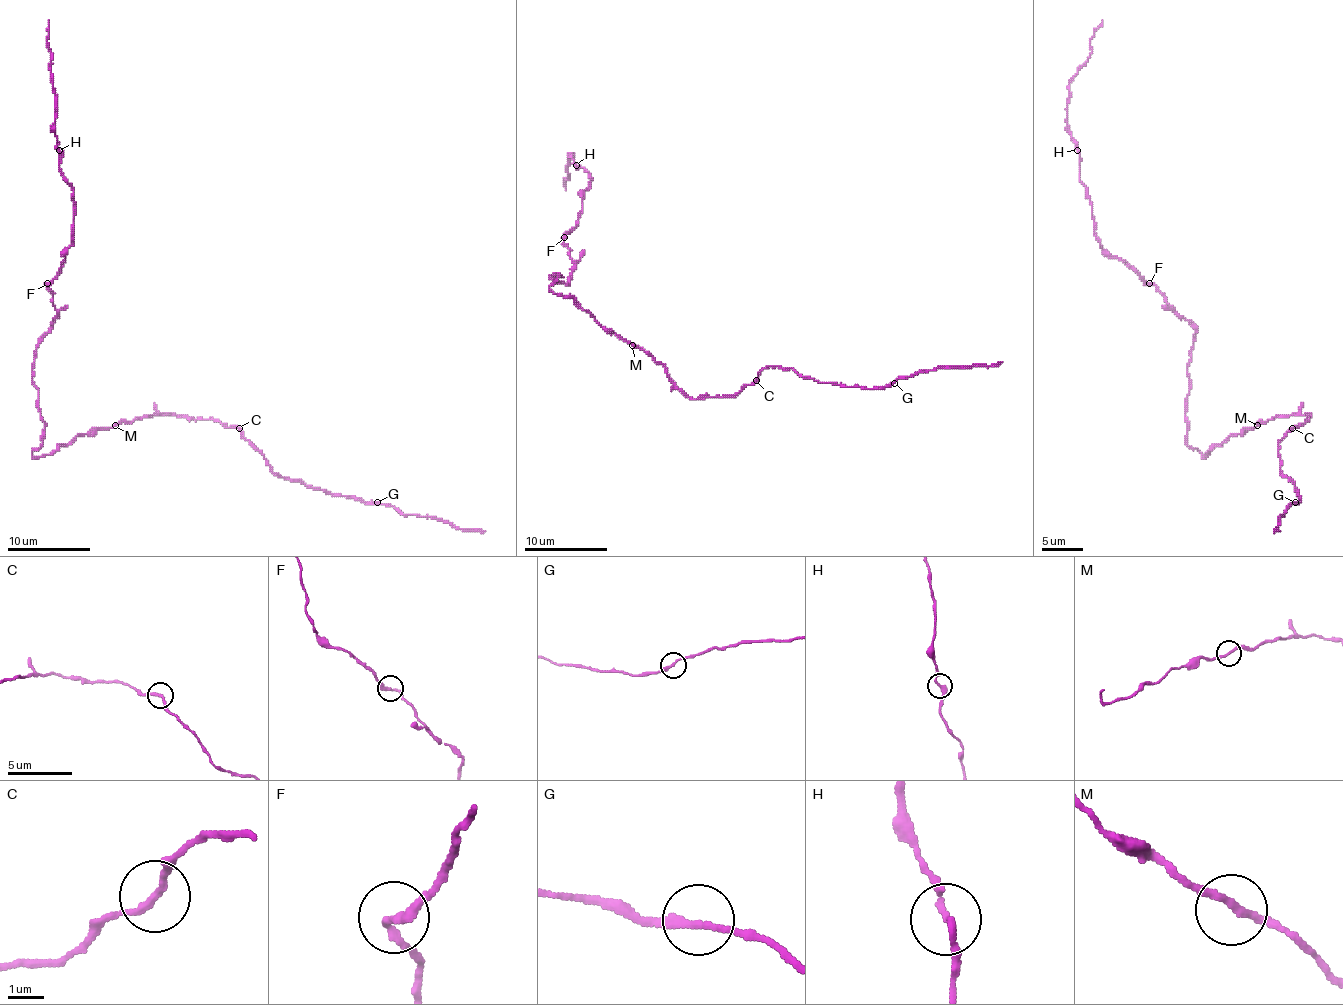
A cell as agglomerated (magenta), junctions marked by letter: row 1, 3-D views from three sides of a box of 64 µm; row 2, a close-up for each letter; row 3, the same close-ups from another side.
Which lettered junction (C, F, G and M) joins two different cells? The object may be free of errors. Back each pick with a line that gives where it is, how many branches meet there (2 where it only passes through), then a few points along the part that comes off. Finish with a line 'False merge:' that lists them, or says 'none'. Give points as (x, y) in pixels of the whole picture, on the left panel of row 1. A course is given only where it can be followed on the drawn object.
False merge: none

